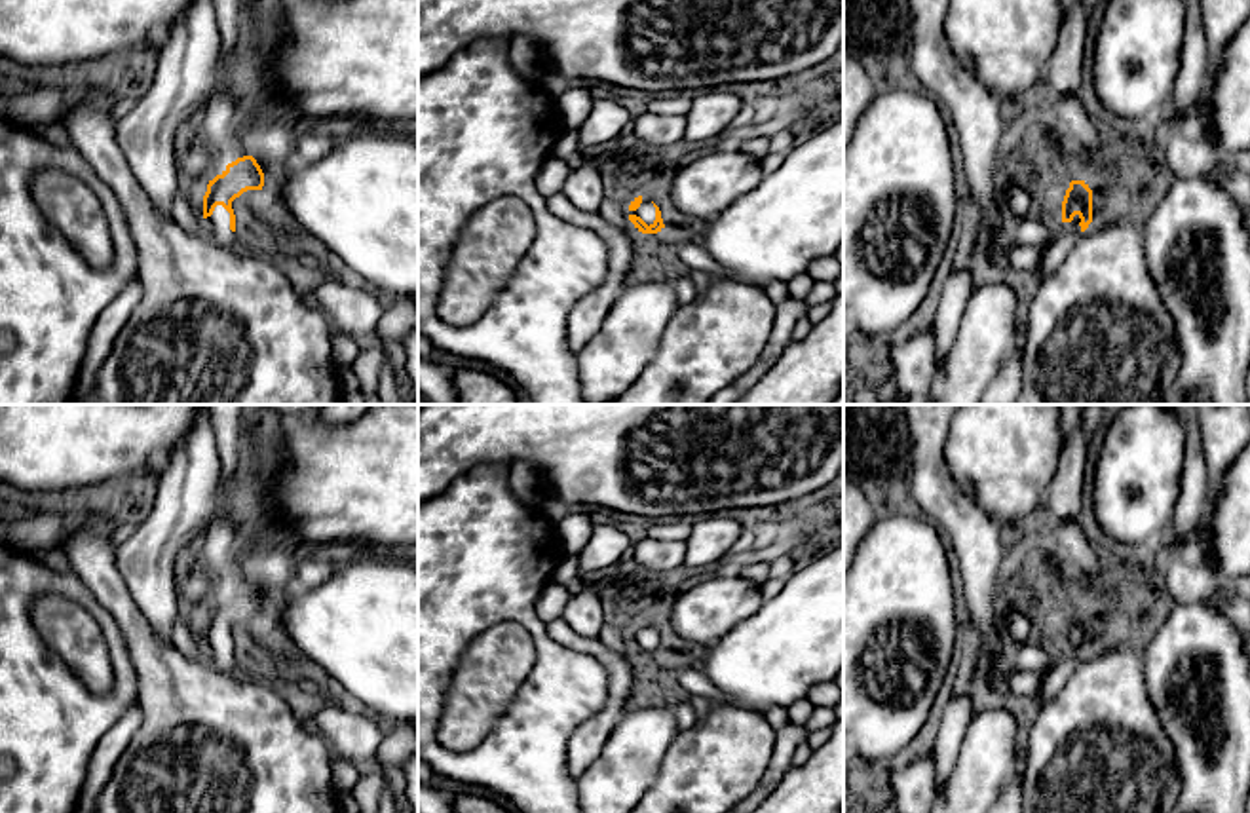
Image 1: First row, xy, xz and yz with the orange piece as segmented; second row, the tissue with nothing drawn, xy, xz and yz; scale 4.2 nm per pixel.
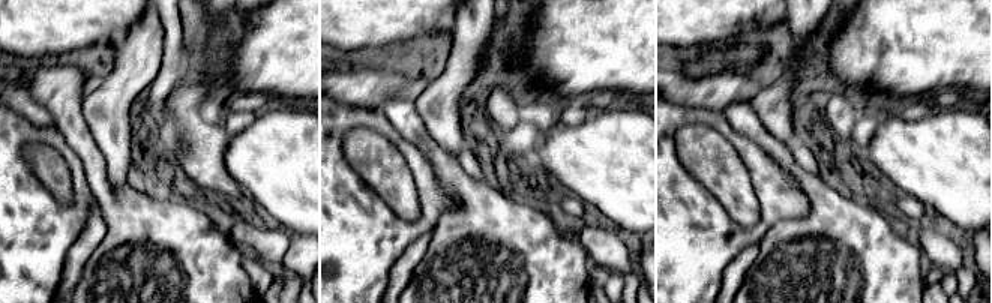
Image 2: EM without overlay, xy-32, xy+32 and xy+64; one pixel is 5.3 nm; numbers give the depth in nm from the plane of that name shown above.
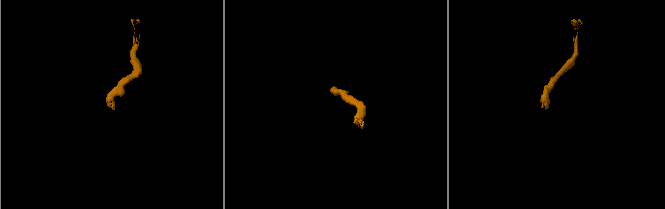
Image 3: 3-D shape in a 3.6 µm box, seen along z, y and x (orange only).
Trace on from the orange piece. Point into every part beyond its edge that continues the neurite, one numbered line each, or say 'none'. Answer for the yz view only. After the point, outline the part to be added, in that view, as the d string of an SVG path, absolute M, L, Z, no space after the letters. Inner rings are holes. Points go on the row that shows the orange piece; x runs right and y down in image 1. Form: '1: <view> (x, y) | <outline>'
1: yz (1068, 234) | M1075 215L1071 222L1062 222L1062 226L1054 234L1052 241L1047 245L1047 249L1035 268L1043 279L1060 268L1060 264L1064 262L1068 253L1077 243L1079 236L1081 236L1079 222L1081 222L1079 215Z

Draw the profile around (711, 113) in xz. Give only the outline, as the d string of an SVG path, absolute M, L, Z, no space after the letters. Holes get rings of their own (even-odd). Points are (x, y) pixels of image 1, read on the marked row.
M720 89L693 93L686 114L686 141L703 144L720 139L741 104L737 95Z

